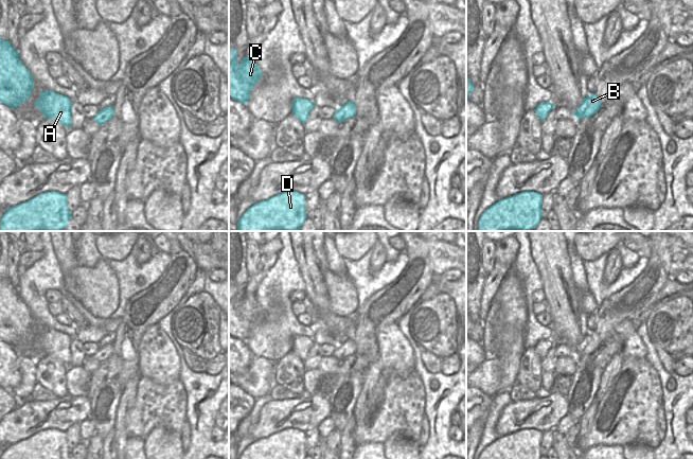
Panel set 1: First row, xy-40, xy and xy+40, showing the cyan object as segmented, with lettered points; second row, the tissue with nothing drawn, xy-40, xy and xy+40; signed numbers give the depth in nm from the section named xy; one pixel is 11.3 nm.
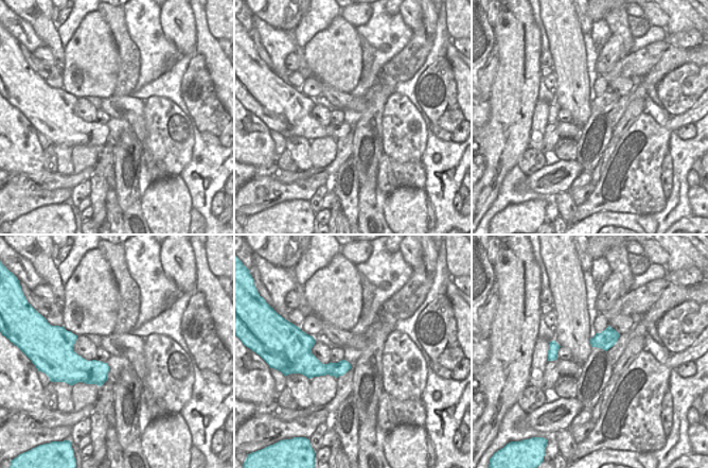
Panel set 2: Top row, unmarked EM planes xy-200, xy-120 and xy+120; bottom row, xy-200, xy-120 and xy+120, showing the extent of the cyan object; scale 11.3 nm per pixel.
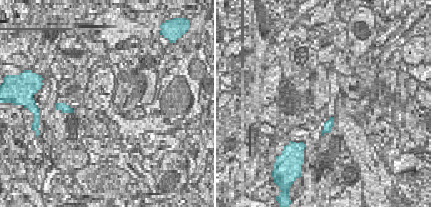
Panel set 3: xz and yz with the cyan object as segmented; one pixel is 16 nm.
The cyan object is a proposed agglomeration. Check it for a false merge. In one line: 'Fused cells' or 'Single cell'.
Single cell

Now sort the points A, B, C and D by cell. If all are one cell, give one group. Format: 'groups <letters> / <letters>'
groups A B C D

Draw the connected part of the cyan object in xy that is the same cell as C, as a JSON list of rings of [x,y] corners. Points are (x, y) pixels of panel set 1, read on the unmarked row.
[[[229,284],[229,335],[247,341],[253,323],[259,319],[262,310],[252,294],[243,295],[237,301],[237,290]]]

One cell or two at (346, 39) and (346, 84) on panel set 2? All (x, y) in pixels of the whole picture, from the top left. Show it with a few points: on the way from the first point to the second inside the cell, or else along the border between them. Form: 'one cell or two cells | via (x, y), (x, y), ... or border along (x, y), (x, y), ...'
one cell | via (346, 50), (346, 73)

